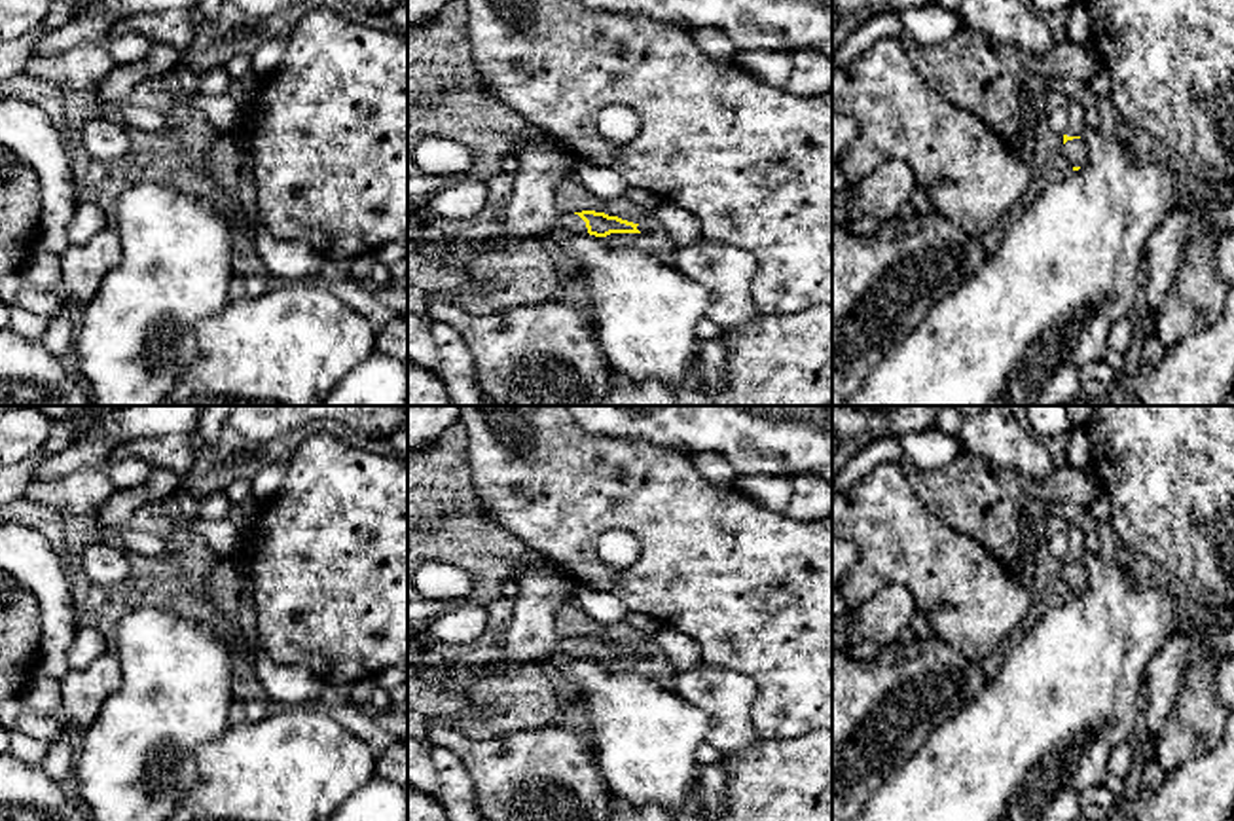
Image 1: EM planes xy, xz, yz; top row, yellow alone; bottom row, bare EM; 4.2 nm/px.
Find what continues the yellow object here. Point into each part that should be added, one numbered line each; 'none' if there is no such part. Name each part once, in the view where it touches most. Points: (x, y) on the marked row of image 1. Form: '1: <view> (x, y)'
1: xz (531, 211)

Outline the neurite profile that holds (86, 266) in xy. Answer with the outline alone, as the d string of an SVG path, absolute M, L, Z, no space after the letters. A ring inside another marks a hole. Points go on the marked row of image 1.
M106 224L104 229L83 245L70 245L63 254L63 286L76 305L85 307L102 281L121 262L119 233Z

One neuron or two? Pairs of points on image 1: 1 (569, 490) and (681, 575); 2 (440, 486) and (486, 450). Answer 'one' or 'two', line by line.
1: one
2: two

